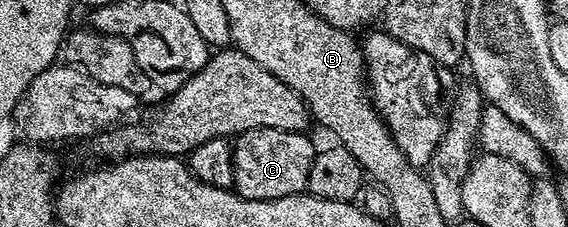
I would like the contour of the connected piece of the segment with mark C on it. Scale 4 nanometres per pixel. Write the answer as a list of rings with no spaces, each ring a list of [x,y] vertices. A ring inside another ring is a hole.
[[[251,129],[232,140],[233,186],[232,190],[251,201],[267,201],[288,195],[302,194],[307,188],[307,177],[317,156],[318,148],[308,139],[308,134],[283,129]]]

